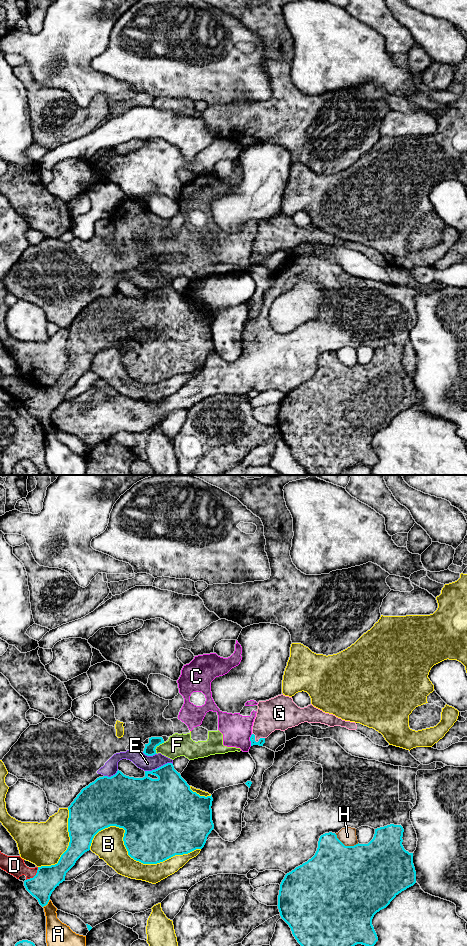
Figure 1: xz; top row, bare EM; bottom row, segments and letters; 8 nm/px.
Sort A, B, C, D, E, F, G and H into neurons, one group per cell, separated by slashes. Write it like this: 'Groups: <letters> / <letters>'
Groups: A / B / C E F / D / G / H

